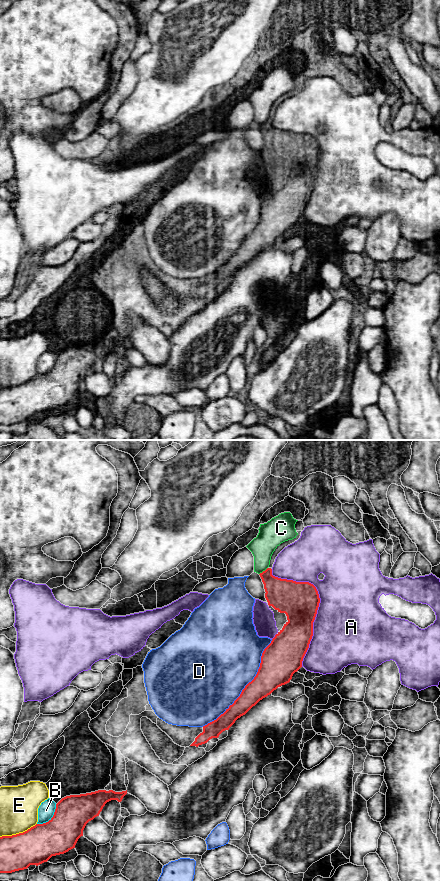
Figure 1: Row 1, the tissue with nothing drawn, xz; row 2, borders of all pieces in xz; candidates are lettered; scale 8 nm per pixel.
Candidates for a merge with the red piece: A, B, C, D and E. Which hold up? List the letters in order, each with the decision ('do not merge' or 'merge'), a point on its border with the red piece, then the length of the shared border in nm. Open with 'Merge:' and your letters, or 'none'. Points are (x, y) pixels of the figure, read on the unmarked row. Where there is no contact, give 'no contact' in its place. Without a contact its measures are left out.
Merge: none
A: do not merge; meets red in xz at (319, 154); contact 800 nm long
B: do not merge; meets red in xz at (51, 370); contact 220 nm long
C: do not merge; meets red in xz at (263, 123); contact 90 nm long
D: do not merge; meets red in xz at (245, 238); contact 900 nm long
E: do not merge; meets red in xz at (19, 385); contact 320 nm long

